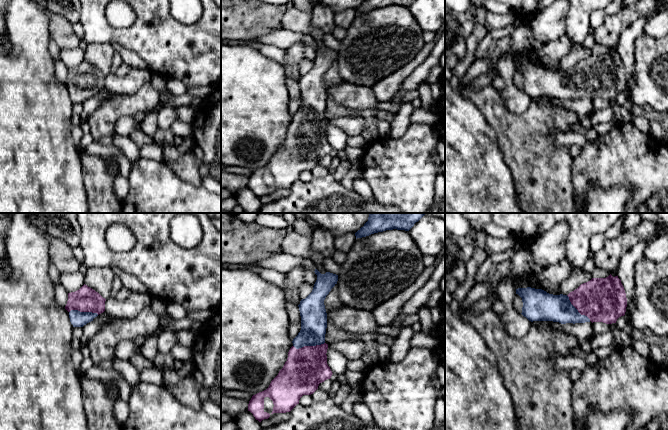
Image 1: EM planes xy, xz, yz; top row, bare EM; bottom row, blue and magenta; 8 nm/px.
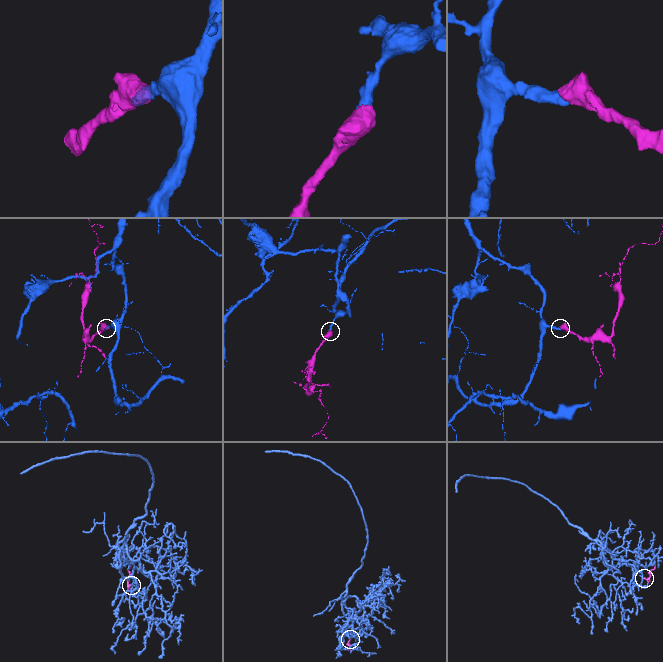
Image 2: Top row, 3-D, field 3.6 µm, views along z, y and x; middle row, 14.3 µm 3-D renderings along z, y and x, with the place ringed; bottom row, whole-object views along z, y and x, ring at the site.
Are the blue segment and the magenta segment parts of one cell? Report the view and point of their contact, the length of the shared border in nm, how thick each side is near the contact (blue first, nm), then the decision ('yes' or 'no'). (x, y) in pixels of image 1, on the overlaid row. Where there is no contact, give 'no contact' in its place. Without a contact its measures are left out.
meets blue in xz at (308, 345); contact 260 nm long; 200 nm thick on the blue side, 320 nm on the other; yes

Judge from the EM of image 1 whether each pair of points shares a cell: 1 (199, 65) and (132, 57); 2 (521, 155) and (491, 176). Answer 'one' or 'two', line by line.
1: two
2: two

